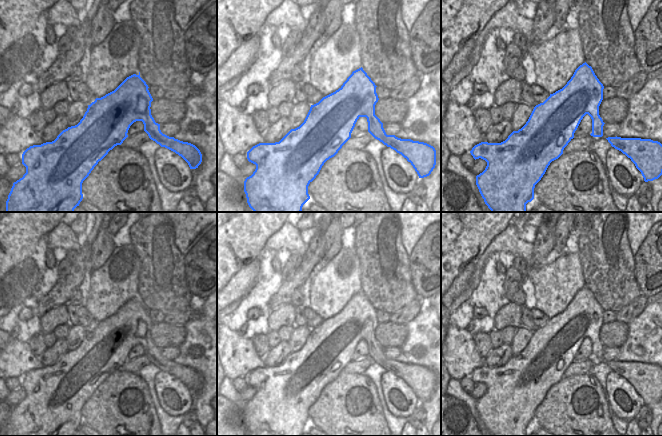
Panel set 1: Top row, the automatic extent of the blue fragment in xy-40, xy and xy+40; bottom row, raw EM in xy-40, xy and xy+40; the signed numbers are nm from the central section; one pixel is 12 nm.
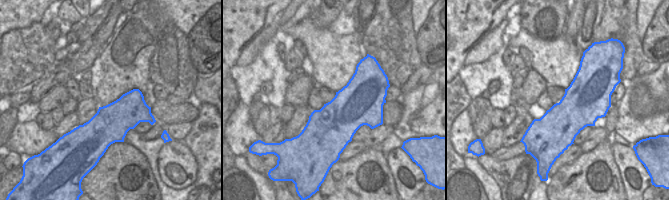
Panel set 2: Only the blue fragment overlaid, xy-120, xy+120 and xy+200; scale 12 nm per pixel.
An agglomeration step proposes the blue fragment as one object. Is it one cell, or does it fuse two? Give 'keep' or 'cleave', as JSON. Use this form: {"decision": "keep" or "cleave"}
{"decision": "keep"}

